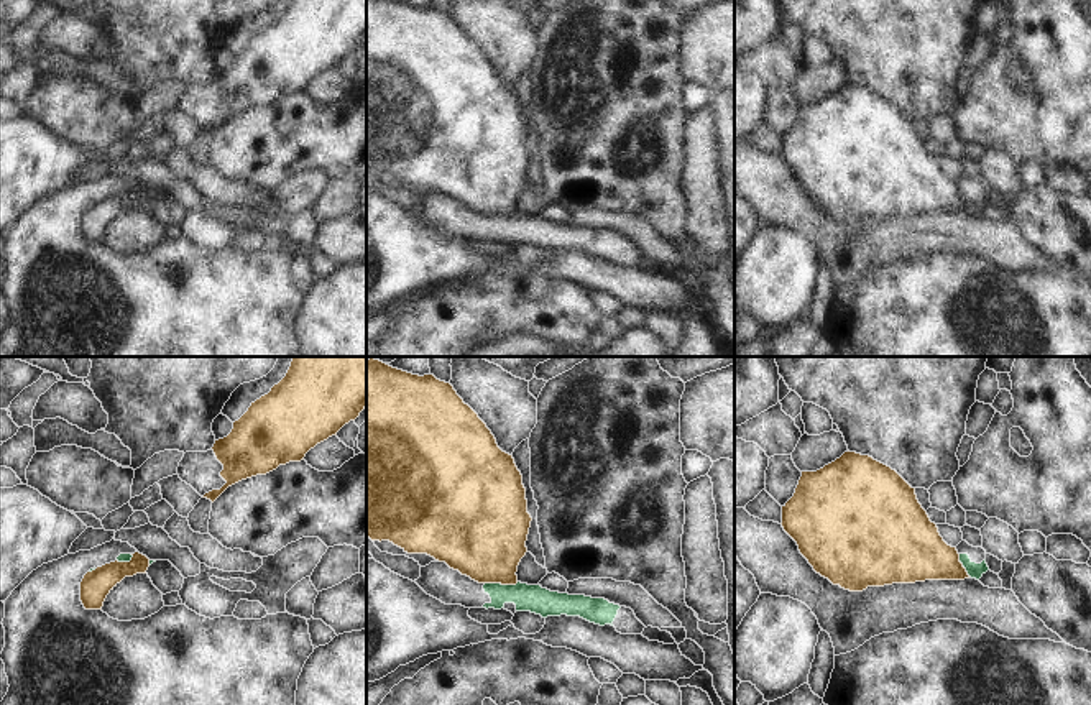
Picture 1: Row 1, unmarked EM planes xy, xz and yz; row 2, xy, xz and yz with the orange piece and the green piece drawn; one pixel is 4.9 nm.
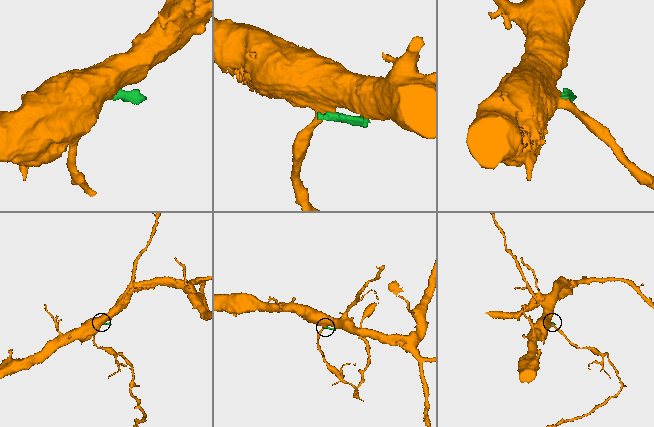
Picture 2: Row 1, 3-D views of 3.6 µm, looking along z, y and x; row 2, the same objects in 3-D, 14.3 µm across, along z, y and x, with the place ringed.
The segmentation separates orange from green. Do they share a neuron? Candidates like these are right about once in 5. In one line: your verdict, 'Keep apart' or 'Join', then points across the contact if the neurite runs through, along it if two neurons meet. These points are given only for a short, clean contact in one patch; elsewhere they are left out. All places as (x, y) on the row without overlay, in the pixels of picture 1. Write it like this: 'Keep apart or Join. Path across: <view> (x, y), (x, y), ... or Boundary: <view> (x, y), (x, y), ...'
Keep apart. Boundary: xz (518, 214), (485, 216)

